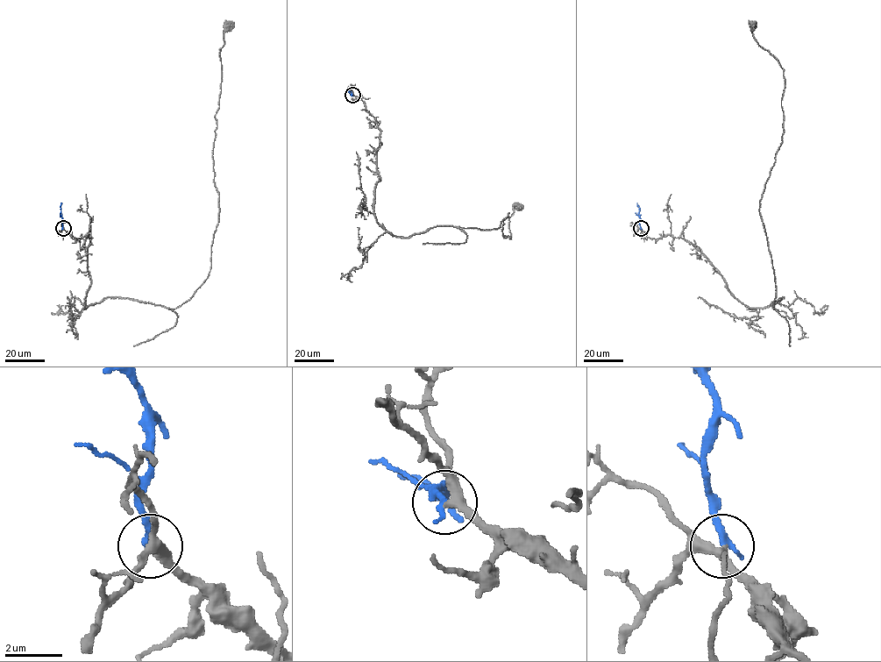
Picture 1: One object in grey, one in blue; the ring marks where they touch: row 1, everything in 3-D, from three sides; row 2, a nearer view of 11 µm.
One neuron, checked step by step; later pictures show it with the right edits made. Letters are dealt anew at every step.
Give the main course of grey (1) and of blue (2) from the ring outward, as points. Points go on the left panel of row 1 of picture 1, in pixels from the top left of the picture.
1: (62, 229), (91, 238), (84, 308), (109, 297), (176, 308), (203, 281), (218, 222), (212, 154), (229, 24)
2: (62, 229), (61, 202)

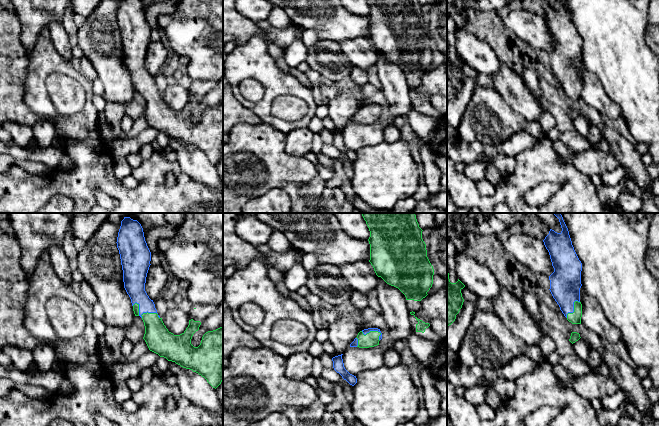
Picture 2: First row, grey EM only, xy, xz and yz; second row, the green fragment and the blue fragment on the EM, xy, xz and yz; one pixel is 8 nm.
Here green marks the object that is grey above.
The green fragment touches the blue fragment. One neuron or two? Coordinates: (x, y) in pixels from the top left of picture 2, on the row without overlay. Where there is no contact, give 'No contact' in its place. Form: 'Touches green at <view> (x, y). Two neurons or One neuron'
Touches green at xy (143, 89). One neuron

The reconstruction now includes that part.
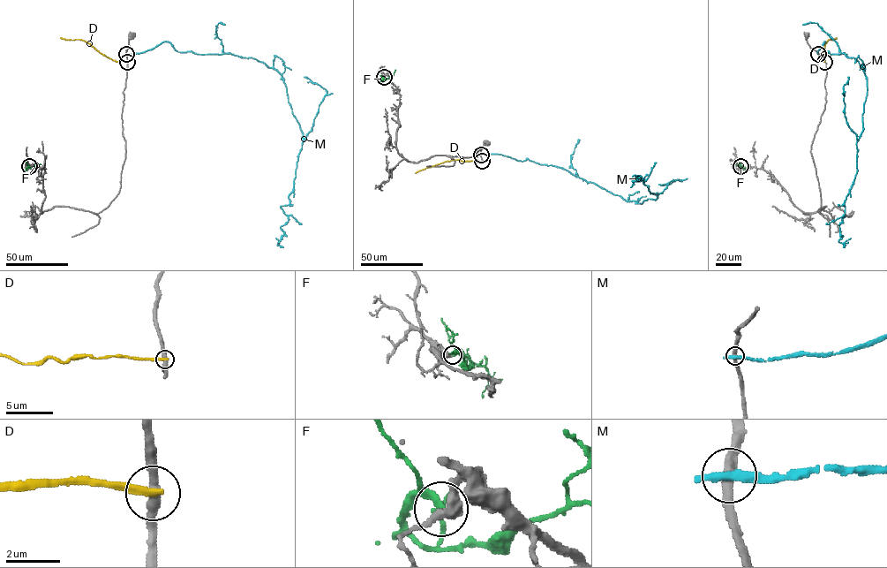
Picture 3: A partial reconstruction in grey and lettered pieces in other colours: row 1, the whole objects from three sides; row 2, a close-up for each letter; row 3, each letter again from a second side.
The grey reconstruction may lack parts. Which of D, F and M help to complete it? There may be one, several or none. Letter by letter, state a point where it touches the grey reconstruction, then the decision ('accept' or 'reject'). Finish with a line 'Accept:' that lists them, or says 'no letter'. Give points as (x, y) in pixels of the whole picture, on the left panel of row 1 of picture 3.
D: contact (127, 62); reject
F: contact (29, 166); accept
M: contact (126, 54); reject
Accept: F

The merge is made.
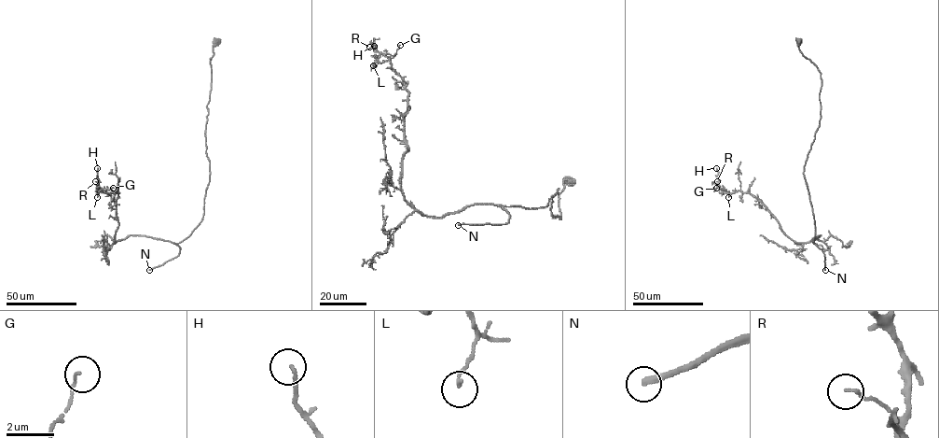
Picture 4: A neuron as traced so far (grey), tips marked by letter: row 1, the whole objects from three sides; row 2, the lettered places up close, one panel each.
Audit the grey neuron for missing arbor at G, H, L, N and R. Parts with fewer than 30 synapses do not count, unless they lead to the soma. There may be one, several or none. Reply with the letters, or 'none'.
N

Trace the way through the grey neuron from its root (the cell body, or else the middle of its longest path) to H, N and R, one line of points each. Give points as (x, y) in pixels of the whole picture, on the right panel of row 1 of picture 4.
H: (799, 40), (821, 82), (803, 172), (813, 243), (821, 235), (794, 241), (754, 196), (724, 192), (716, 168)
N: (799, 40), (821, 82), (821, 118), (803, 175), (813, 243), (823, 253), (825, 270)
R: (799, 40), (821, 82), (803, 172), (813, 243), (821, 235), (794, 241), (754, 196), (724, 192), (717, 181)

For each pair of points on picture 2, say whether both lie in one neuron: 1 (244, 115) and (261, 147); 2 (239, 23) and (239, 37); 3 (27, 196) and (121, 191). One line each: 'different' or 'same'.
1: different
2: same
3: same

